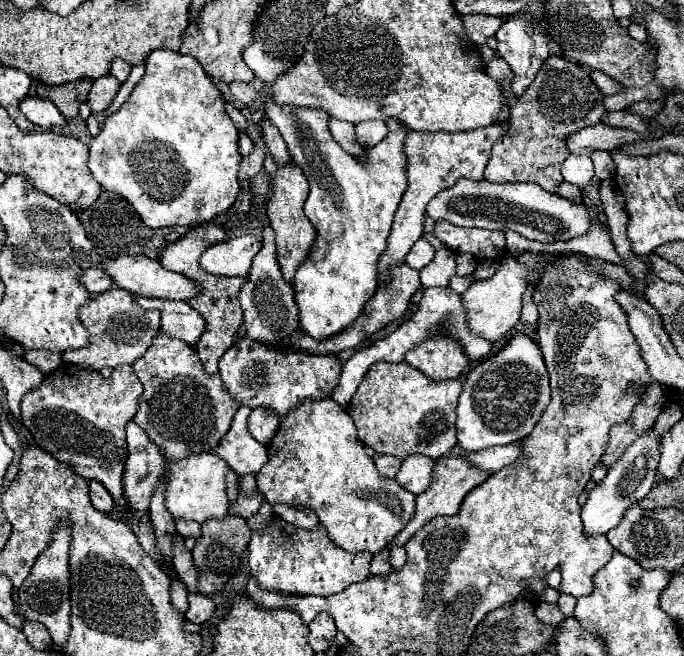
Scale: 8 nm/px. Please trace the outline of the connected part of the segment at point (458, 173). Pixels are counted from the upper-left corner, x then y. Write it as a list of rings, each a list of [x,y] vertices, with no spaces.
[[[492,124],[488,128],[476,128],[460,134],[448,134],[448,132],[408,132],[408,138],[404,142],[404,152],[408,154],[408,192],[404,194],[396,216],[392,224],[392,232],[388,236],[388,248],[378,258],[378,282],[384,284],[384,280],[390,276],[388,272],[396,266],[400,266],[406,260],[406,254],[414,246],[414,242],[424,234],[424,212],[430,198],[434,198],[440,190],[450,188],[456,184],[458,178],[468,178],[474,182],[480,182],[484,176],[480,176],[486,168],[486,162],[490,160],[490,148],[492,144],[506,134],[508,124]]]

